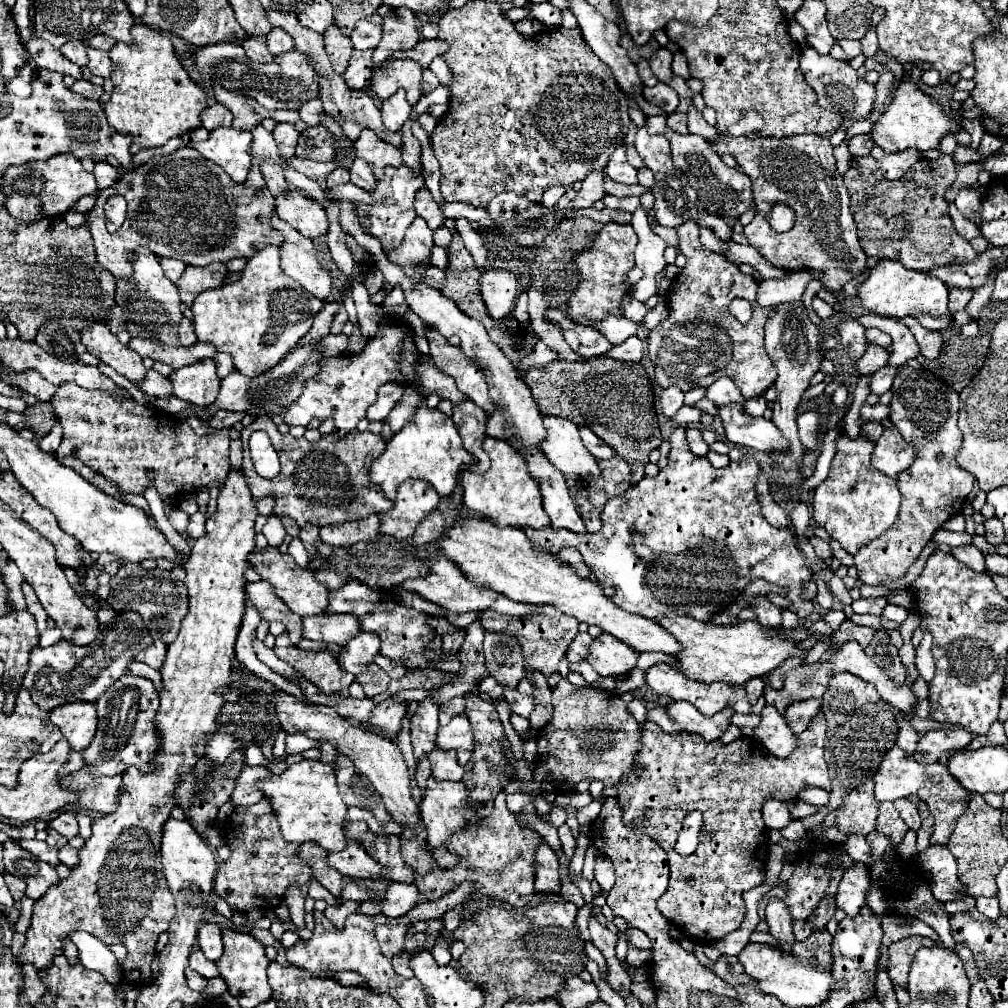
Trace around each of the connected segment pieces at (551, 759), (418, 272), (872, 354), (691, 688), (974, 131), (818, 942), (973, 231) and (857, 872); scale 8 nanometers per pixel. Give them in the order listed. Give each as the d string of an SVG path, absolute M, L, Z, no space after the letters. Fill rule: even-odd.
M561 679L553 689L553 719L539 731L537 745L557 789L571 791L581 779L599 779L607 787L617 785L631 773L641 737L641 725L617 693L593 689L589 685L577 687Z
M417 217L413 225L407 229L405 239L399 247L399 251L389 251L387 259L403 269L411 281L419 283L423 275L427 273L427 267L431 265L431 249L433 249L433 231L427 227L427 223Z
M869 345L865 355L857 361L857 367L859 367L859 373L879 371L883 365L887 365L887 361L889 361L889 351L887 349L877 347L877 345Z
M657 663L653 667L649 667L645 671L645 681L647 685L655 691L655 693L661 693L661 695L667 695L669 699L673 701L687 701L691 705L695 705L699 709L699 713L703 715L715 715L717 711L721 711L727 703L729 703L729 695L735 695L735 705L737 705L737 713L751 713L751 705L745 697L745 689L741 685L727 685L727 683L699 683L699 681L693 681L689 677L685 677L679 669L667 665L667 663Z
M963 118L963 126L971 136L971 149L977 149L980 145L981 139L985 134L985 129L979 119Z
M827 929L813 931L805 941L793 943L793 953L803 961L817 961L823 969L831 969L831 933Z
M949 205L949 215L951 215L951 219L953 219L953 225L955 225L957 233L959 233L963 239L971 241L971 239L975 239L975 237L981 235L981 233L979 233L979 227L977 227L973 221L965 219L965 217L957 211L955 205Z
M863 863L851 865L841 877L837 891L837 907L843 909L847 917L857 917L859 909L867 905L869 889L871 889L871 875L867 865Z

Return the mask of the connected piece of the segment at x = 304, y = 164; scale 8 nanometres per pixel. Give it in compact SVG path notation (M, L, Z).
M293 157L289 161L289 165L293 169L297 169L299 173L307 175L309 179L325 179L331 171L335 171L339 167L339 161L329 161L329 163L317 163L317 161L311 161L311 159L299 159L299 157Z

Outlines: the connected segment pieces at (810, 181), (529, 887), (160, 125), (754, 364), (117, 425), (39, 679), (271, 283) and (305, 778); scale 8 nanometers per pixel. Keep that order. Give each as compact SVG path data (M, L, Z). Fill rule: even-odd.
M791 135L781 139L767 137L725 137L713 143L713 151L729 153L737 159L739 167L749 175L755 195L755 219L745 225L743 235L773 267L783 271L811 269L821 273L821 285L831 293L841 293L843 285L867 269L867 255L863 253L853 227L849 209L849 193L843 177L837 173L833 145L827 137L819 135ZM783 201L795 211L795 225L787 233L775 233L767 215L771 205Z
M503 791L495 797L495 807L483 823L469 825L467 829L457 831L447 839L447 847L463 857L457 867L451 871L433 867L433 871L425 877L415 875L415 885L425 895L425 899L439 899L455 885L473 881L477 887L473 897L491 897L513 907L525 907L531 903L535 895L535 849L541 845L543 837L535 829L521 825L521 813L511 813L507 809L505 797L507 795Z
M135 23L131 35L131 45L115 43L109 51L109 59L115 63L111 73L115 89L111 99L103 103L103 111L111 127L119 133L133 135L131 153L139 153L141 149L161 147L171 137L201 127L201 113L207 109L207 97L183 69L169 37L143 23Z
M683 223L677 227L677 233L681 239L679 251L687 257L687 265L681 275L675 277L667 295L671 307L669 317L649 333L649 357L655 365L655 379L661 387L677 385L681 391L691 391L695 387L709 387L709 383L725 375L737 383L743 397L763 395L777 377L763 347L763 329L773 317L775 307L759 307L759 283L753 275L741 273L741 269L723 255L701 245L697 223ZM737 297L747 299L753 307L753 317L745 325L729 311L729 303Z
M61 383L53 399L63 399L53 403L55 415L63 427L63 441L55 457L59 461L65 457L81 459L87 467L95 469L95 473L113 481L125 495L139 495L147 487L155 487L163 499L167 515L175 511L177 499L183 493L225 479L231 471L229 429L199 437L189 423L177 421L161 409L143 407L133 399L113 397L99 389L83 389L75 383Z
M119 613L117 619L129 619L129 623L113 625L113 629L103 635L103 647L97 647L97 655L89 655L93 647L71 645L67 639L61 639L51 647L37 645L35 649L31 649L29 671L23 677L23 687L27 687L33 701L41 709L51 711L69 701L95 701L99 693L107 691L111 683L125 675L127 665L133 661L133 657L153 643L153 637L147 633L147 627L143 625L139 613Z
M277 245L263 247L247 261L239 281L203 291L191 307L199 341L209 341L217 351L229 353L235 369L245 377L255 377L277 365L311 329L313 317L325 305L283 273L279 251L281 247Z
M303 759L295 765L289 765L285 773L259 781L259 789L265 793L265 797L271 799L285 841L291 843L317 841L327 851L343 851L345 845L349 843L347 831L343 827L345 813L349 807L341 799L333 765Z

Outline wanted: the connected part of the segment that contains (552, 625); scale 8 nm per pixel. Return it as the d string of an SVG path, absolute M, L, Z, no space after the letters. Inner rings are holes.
M539 605L539 613L529 615L529 617L511 617L511 615L499 615L495 611L483 611L481 623L485 625L487 631L515 633L515 637L521 645L525 663L527 663L529 679L531 679L533 671L541 671L545 677L551 677L557 671L557 665L559 665L561 657L565 655L567 647L571 645L573 637L577 635L577 625L579 625L579 621L575 617L559 613L553 605Z

